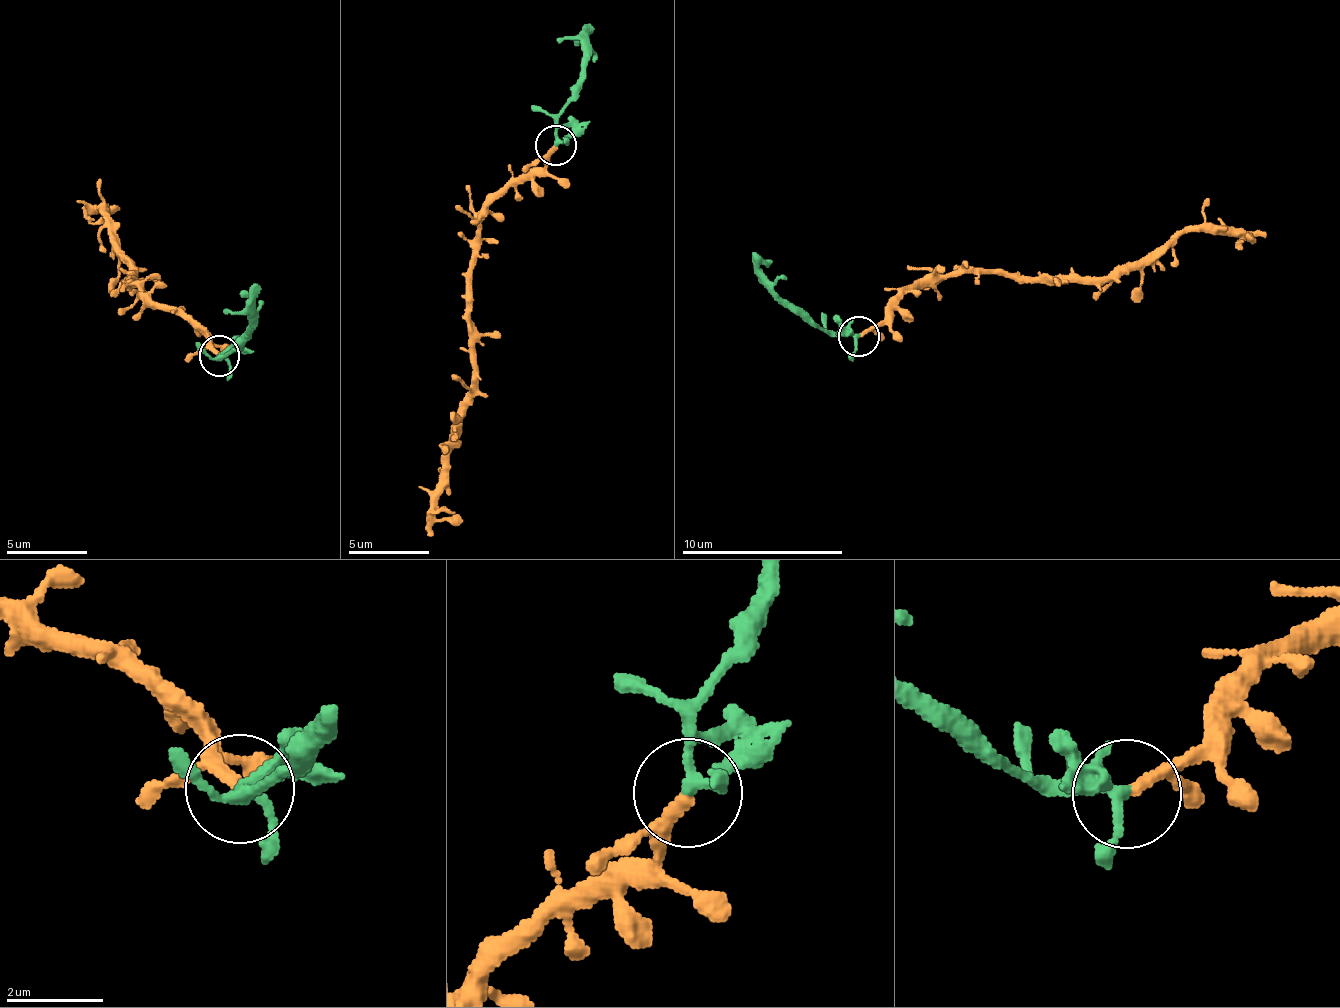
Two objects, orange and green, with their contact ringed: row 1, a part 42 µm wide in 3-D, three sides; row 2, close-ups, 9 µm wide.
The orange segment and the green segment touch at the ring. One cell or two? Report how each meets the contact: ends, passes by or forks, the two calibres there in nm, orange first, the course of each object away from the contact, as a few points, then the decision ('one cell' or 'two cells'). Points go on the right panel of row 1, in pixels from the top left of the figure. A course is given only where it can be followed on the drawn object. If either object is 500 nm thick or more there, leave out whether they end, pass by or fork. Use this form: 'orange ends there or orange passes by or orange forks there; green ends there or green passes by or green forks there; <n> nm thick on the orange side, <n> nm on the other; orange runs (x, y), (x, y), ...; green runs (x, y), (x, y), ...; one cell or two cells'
orange ends there; green passes by; 240 nm thick on the orange side, 200 nm on the other; orange runs (860, 335), (899, 296), (943, 274), (1121, 276), (1165, 254), (1185, 231), (1234, 230), (1242, 239), (1251, 238); green runs (860, 335), (827, 335), (799, 315), (771, 288), (759, 260), (751, 253); one cell

